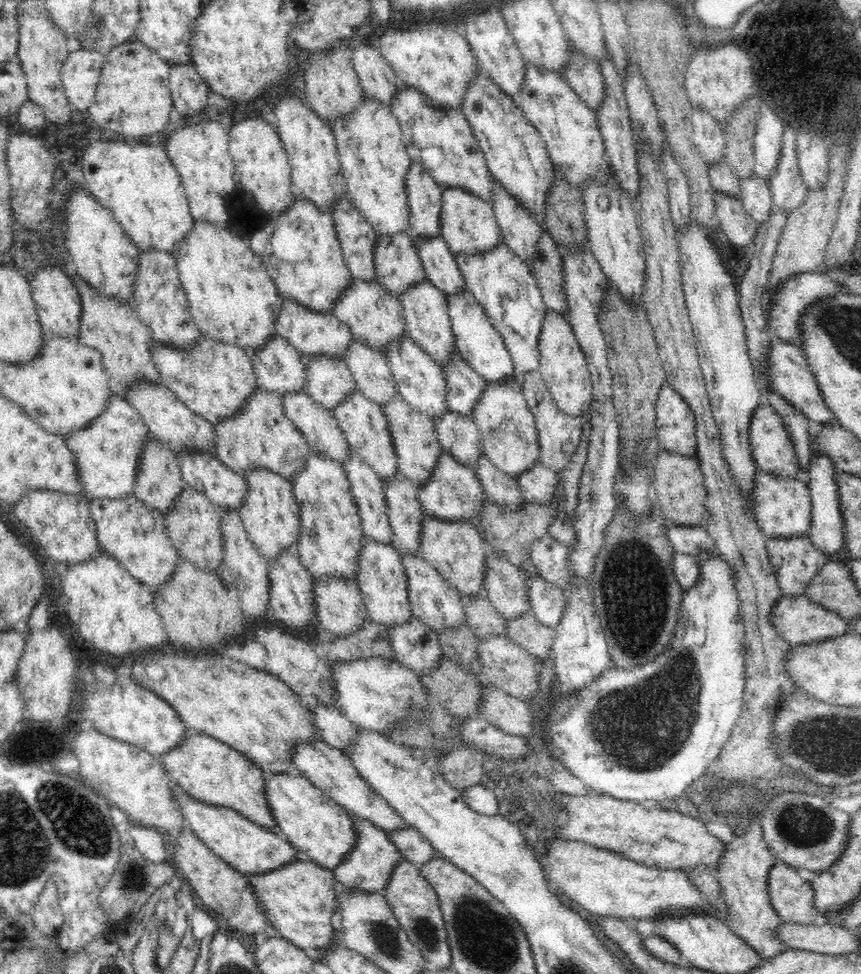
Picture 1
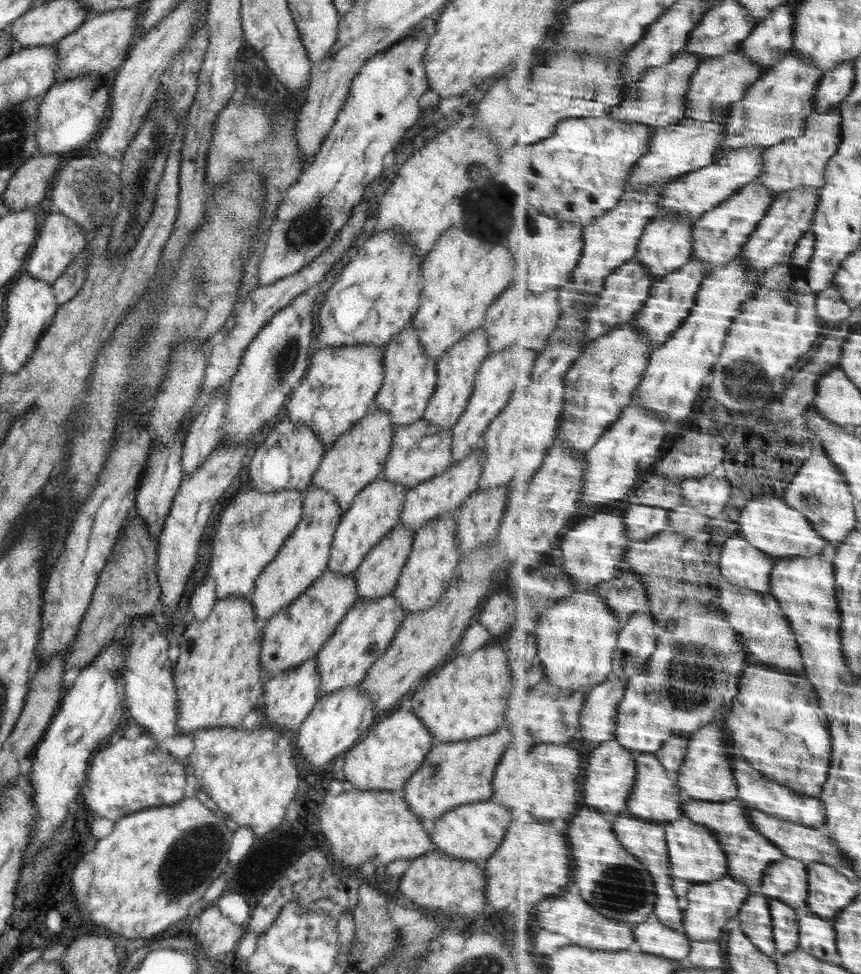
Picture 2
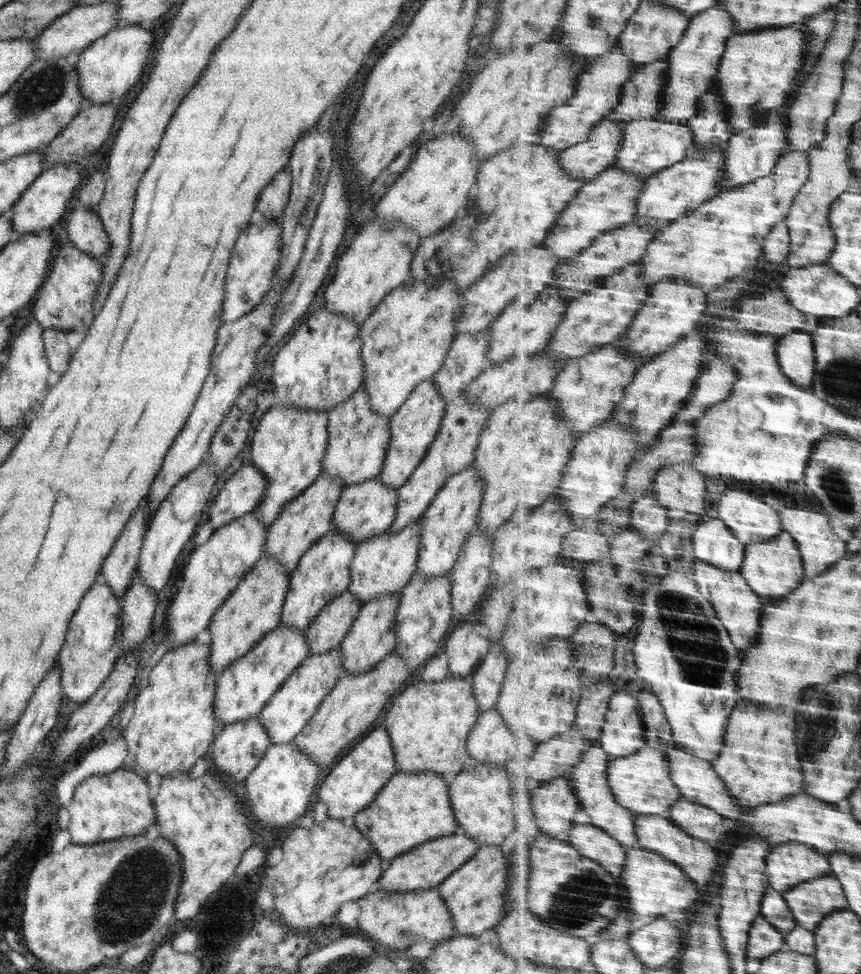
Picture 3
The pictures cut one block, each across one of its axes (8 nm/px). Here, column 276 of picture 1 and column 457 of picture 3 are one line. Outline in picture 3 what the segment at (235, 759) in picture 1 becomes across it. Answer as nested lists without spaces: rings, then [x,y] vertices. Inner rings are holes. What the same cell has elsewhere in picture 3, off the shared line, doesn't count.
[[[397,772],[390,777],[372,803],[358,812],[351,822],[372,843],[380,857],[382,870],[385,871],[391,860],[398,855],[459,831],[452,807],[448,783],[440,775],[434,772]]]

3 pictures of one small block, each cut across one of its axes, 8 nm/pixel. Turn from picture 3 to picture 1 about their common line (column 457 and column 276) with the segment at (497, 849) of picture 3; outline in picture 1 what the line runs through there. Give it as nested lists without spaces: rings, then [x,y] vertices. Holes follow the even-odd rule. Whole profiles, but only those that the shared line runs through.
[[[295,859],[280,866],[280,868],[276,868],[276,870],[264,872],[264,874],[245,874],[245,876],[248,877],[248,883],[252,885],[256,897],[260,899],[265,914],[269,915],[272,927],[278,936],[293,942],[301,949],[316,948],[316,950],[322,951],[336,943],[334,935],[336,927],[332,924],[332,918],[334,918],[334,913],[339,910],[338,900],[336,900],[338,895],[336,894],[338,888],[341,887],[333,870],[321,867],[312,861]]]

